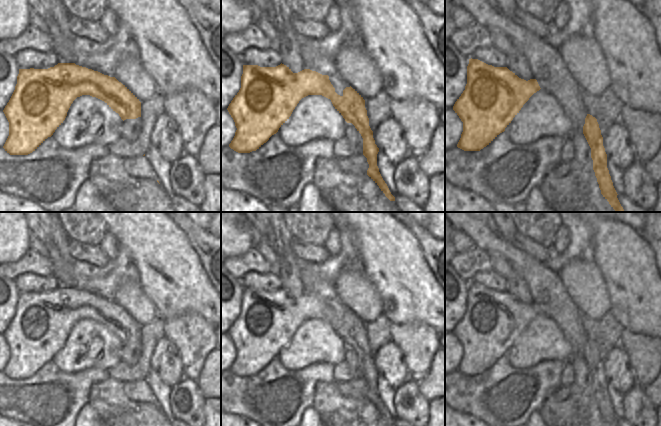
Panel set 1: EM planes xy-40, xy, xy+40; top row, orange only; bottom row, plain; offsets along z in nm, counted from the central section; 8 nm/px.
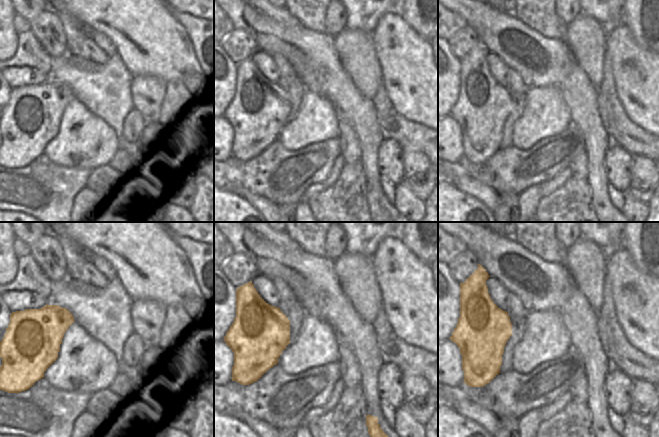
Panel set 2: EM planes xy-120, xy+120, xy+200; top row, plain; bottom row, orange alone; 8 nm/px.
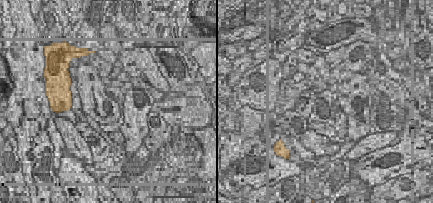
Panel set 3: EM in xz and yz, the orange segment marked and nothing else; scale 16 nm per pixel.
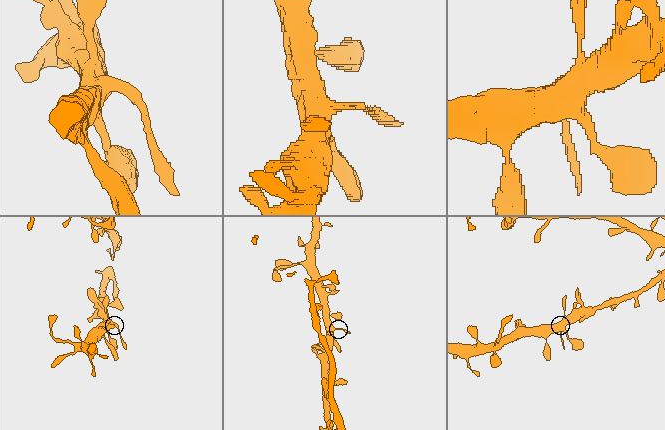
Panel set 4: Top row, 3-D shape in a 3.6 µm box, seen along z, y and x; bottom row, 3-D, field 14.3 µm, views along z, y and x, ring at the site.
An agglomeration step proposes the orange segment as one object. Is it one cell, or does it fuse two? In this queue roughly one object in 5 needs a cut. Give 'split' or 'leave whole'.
split

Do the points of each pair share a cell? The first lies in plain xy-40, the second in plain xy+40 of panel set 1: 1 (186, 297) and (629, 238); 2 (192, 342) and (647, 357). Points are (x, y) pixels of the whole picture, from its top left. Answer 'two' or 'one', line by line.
1: one
2: one

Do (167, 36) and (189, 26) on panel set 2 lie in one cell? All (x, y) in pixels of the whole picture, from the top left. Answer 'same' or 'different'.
different

